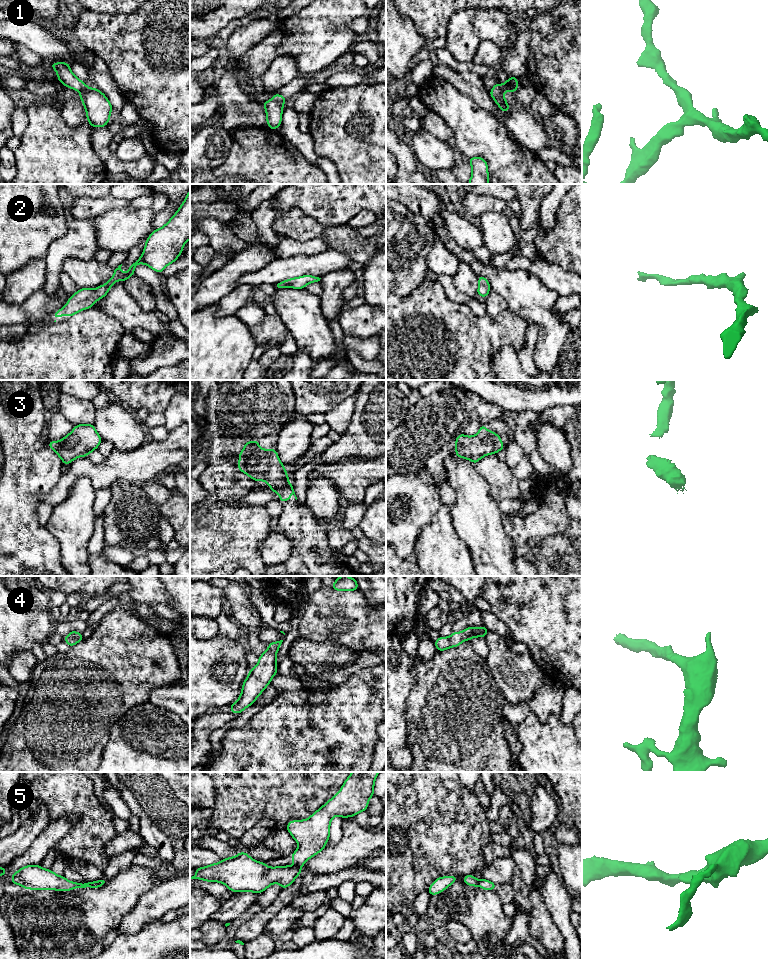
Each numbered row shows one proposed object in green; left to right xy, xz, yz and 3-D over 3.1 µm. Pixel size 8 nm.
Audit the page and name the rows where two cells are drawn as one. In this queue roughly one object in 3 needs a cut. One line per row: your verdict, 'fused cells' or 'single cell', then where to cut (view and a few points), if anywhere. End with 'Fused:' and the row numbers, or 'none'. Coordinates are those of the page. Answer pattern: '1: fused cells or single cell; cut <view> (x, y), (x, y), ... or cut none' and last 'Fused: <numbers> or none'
1: single cell; cut none
2: single cell; cut none
3: single cell; cut none
4: single cell; cut none
5: fused cells; cut xz (295, 864), (300, 867)
Fused: 5

